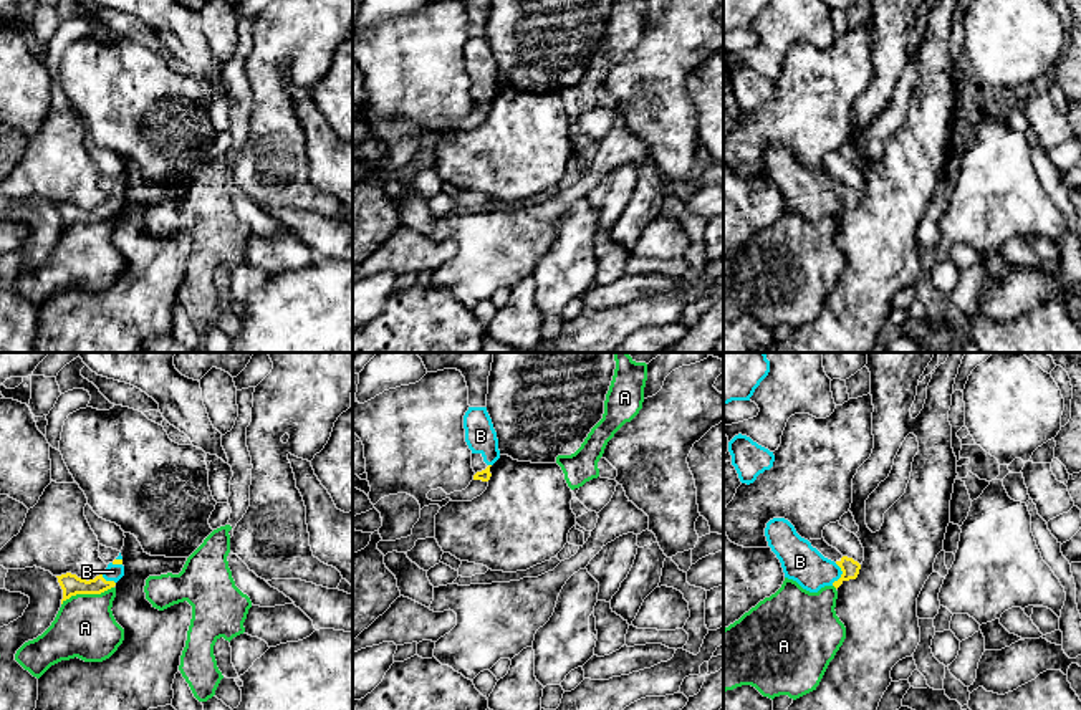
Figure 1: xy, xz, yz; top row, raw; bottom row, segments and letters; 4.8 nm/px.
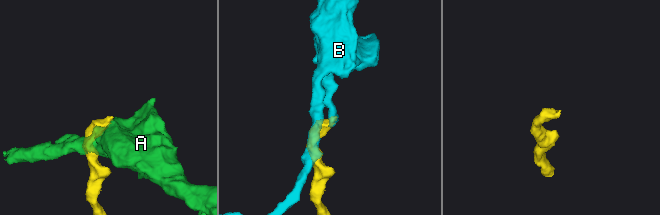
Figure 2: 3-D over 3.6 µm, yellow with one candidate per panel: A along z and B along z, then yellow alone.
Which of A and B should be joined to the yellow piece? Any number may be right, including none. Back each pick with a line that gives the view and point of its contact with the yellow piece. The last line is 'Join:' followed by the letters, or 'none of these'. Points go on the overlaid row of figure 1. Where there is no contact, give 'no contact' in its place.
B: contact yz (841, 575)
Join: B

